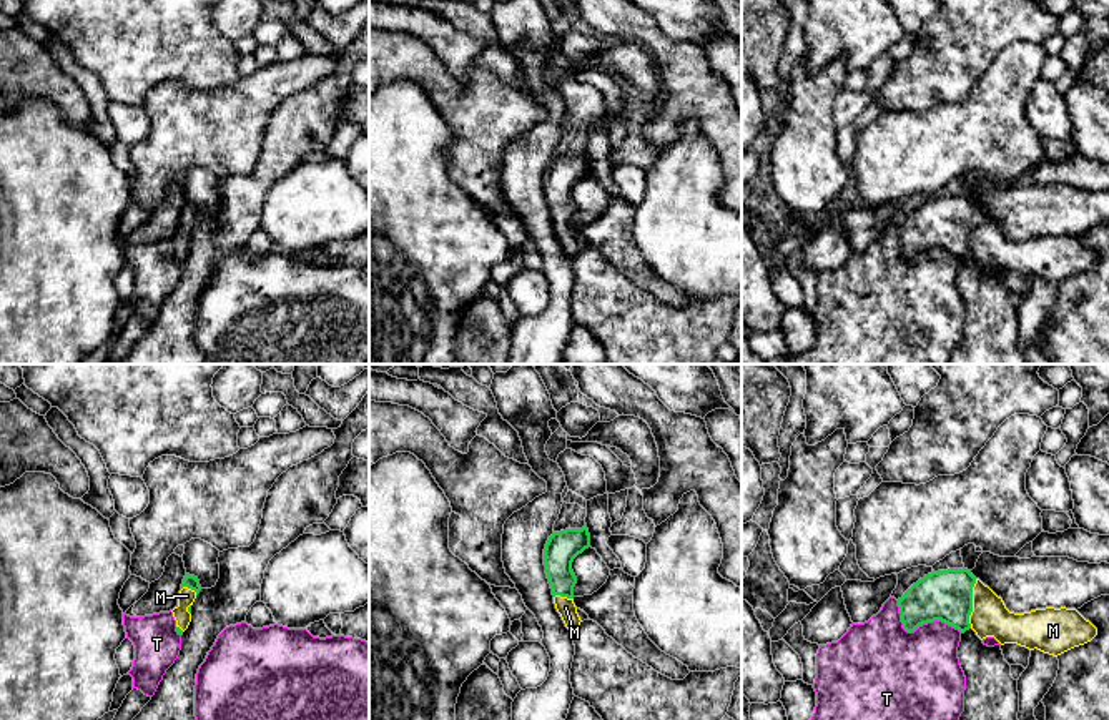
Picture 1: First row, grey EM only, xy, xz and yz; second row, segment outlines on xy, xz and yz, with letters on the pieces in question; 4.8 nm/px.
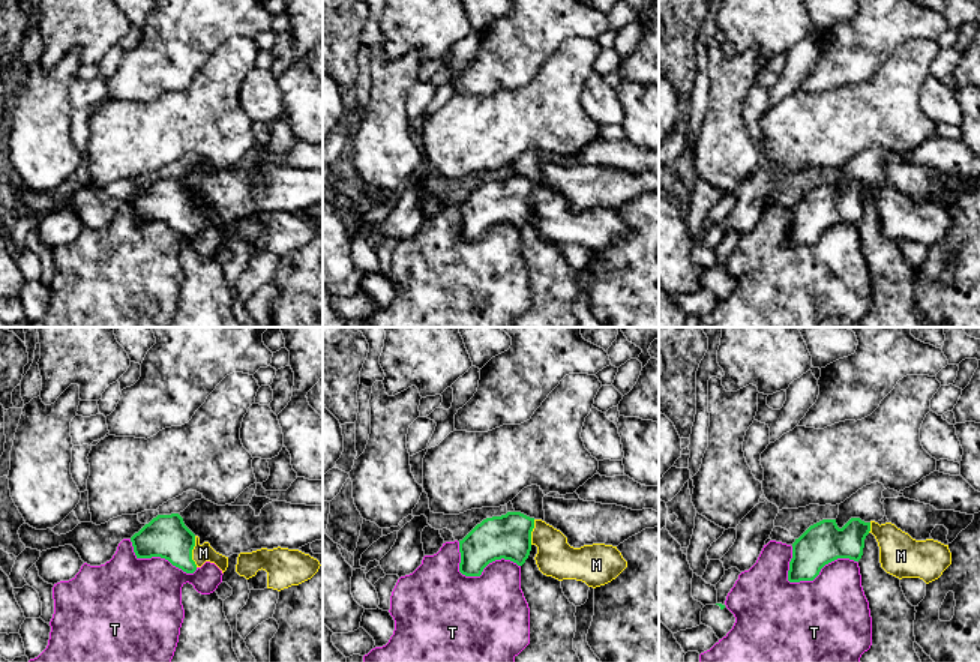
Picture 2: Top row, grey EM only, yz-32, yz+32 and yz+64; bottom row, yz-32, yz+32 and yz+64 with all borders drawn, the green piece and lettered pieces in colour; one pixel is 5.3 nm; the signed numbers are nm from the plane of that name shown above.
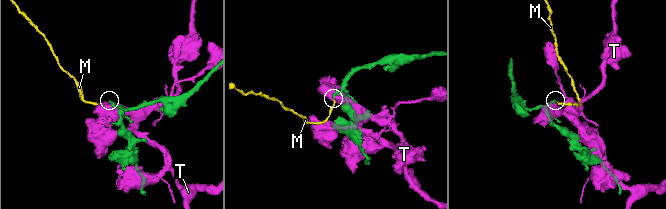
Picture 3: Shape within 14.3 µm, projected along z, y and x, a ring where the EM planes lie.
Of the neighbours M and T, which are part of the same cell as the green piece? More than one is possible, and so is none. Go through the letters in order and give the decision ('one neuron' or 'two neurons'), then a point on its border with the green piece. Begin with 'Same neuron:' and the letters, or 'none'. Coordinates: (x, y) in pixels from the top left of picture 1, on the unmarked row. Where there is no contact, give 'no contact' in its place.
Same neuron: M
M: one neuron | yz (971, 231)
T: two neurons | yz (920, 251)

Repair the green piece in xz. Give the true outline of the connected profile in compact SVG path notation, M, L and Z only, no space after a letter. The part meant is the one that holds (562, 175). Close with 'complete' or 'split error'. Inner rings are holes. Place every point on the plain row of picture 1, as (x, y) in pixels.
M584 153L582 156L554 160L544 176L544 193L552 216L554 231L570 259L574 259L582 249L574 231L577 205L572 198L572 190L589 175L590 161L587 153Z | split error

